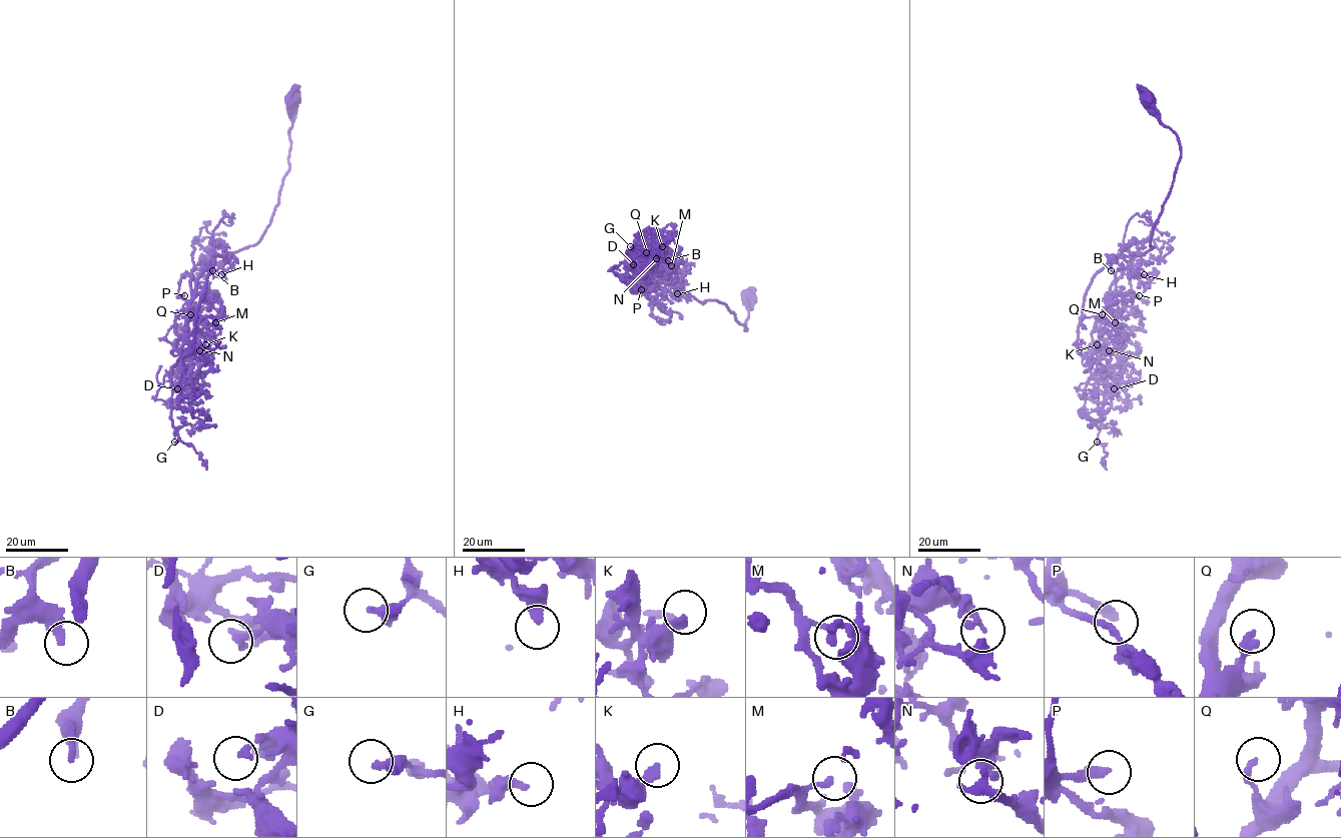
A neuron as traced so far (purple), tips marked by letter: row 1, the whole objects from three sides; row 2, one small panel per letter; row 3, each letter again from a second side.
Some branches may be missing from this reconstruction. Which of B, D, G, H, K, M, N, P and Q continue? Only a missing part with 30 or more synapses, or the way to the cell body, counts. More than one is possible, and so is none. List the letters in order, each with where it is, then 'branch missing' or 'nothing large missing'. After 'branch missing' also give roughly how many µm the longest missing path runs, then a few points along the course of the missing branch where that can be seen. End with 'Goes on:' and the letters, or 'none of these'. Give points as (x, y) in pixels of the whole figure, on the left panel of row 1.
B: (212, 270) | branch missing | 15 µm | (212, 270), (230, 283), (226, 282), (225, 275)
D: (177, 388) | nothing large missing
G: (174, 442) | nothing large missing
H: (221, 274) | nothing large missing
K: (205, 344) | nothing large missing
M: (215, 322) | nothing large missing
N: (199, 350) | nothing large missing
P: (184, 295) | branch missing | 6 µm | (184, 295), (200, 297)
Q: (190, 314) | nothing large missing
Goes on: B, P

